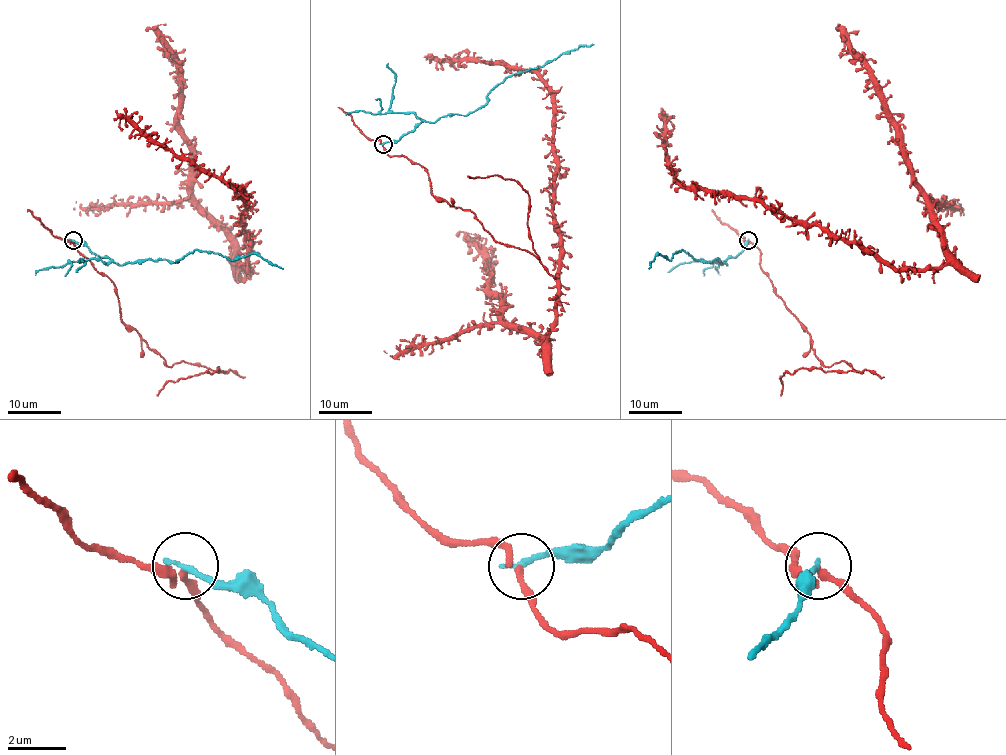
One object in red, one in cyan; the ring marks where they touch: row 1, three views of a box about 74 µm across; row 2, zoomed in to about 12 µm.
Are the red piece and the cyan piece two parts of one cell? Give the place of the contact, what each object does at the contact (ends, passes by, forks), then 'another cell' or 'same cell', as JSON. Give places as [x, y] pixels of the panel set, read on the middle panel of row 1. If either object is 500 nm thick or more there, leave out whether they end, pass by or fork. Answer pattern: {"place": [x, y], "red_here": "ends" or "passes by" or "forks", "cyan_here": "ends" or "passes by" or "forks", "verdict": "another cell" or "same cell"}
{"place": [383, 144], "red_here": "passes by", "cyan_here": "ends", "verdict": "another cell"}

